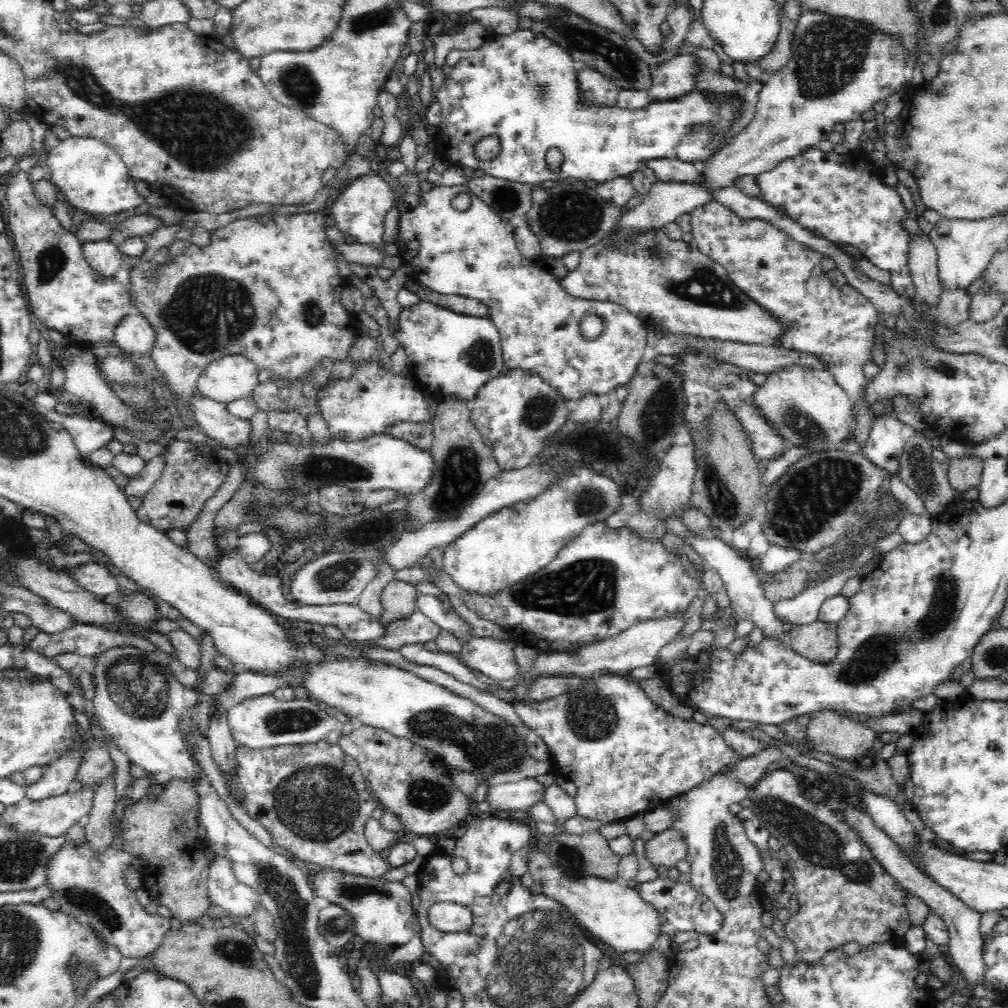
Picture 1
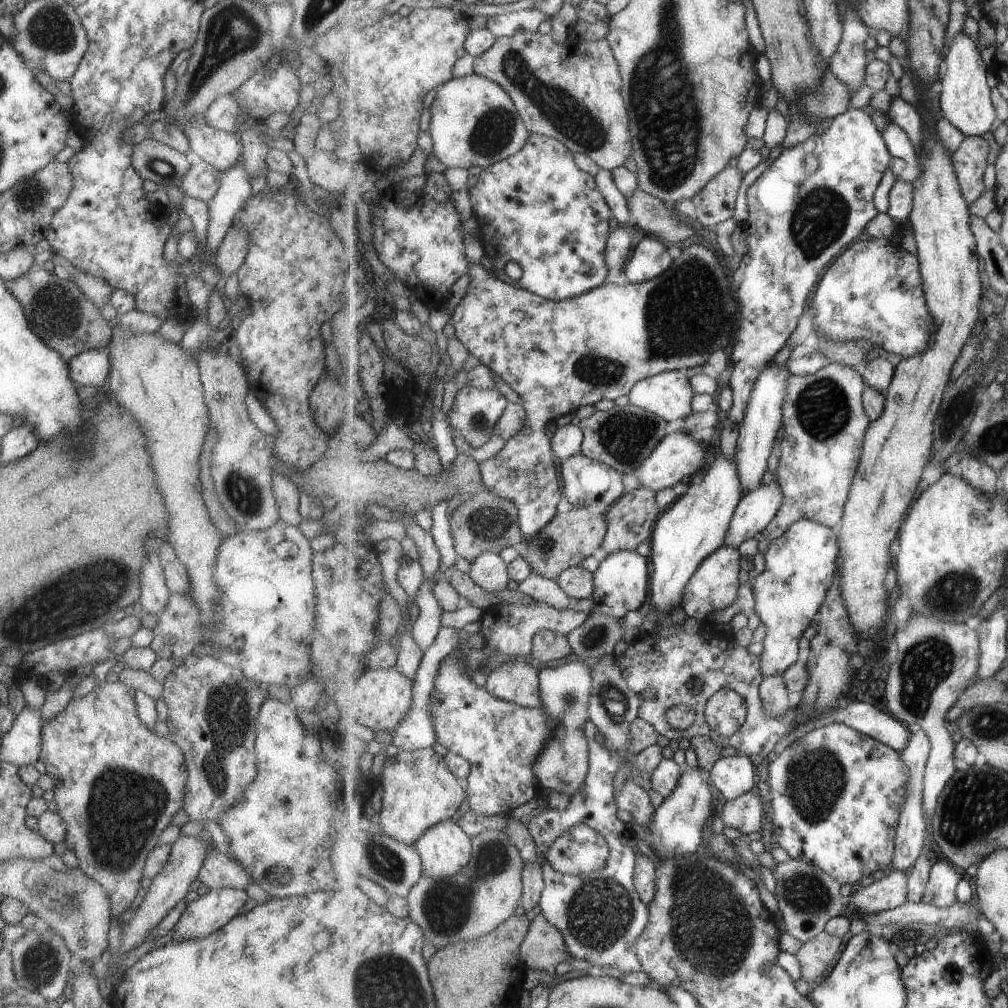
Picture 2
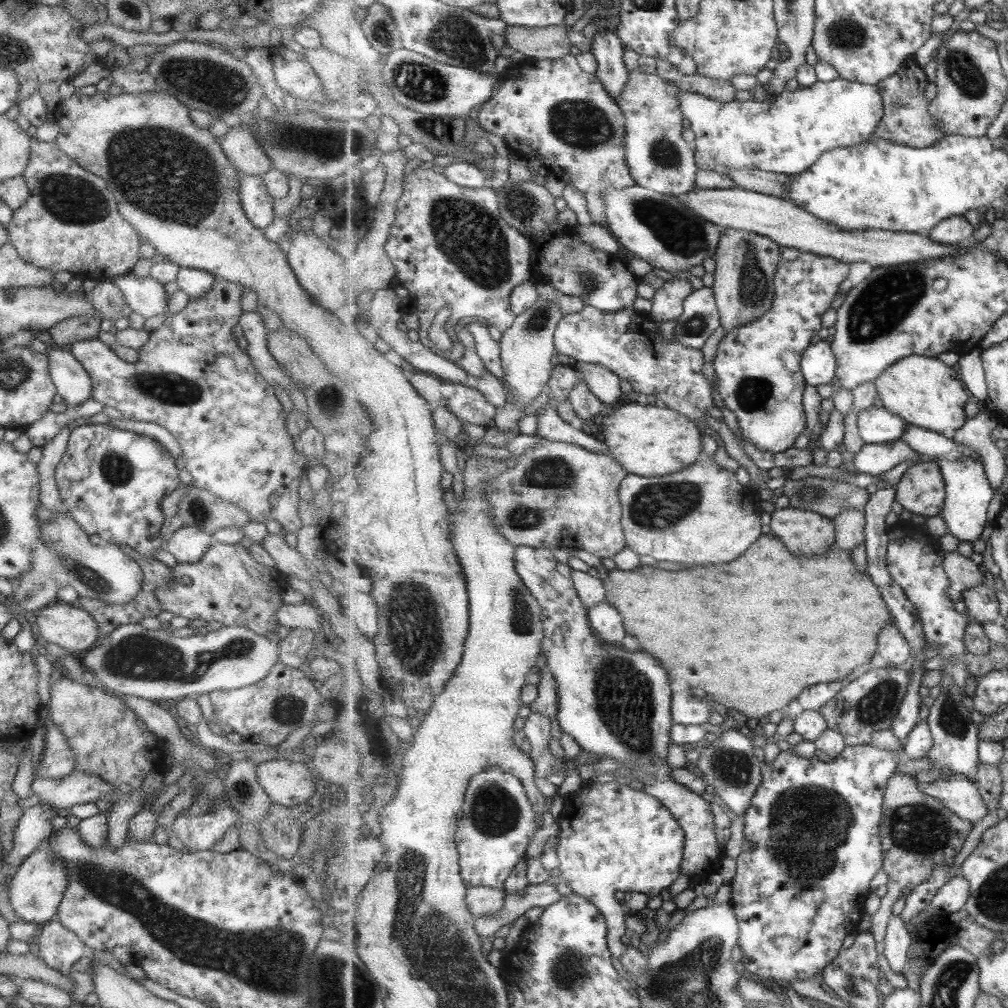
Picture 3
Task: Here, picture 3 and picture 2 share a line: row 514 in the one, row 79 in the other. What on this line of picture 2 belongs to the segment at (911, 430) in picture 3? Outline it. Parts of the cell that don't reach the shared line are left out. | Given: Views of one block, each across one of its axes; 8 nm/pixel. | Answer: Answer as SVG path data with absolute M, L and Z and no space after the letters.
M959 32L953 38L946 54L946 70L941 78L940 108L955 128L967 137L981 137L992 130L997 118L995 106L991 100L991 86L988 83L987 63L981 58L981 50L977 48L977 40Z

